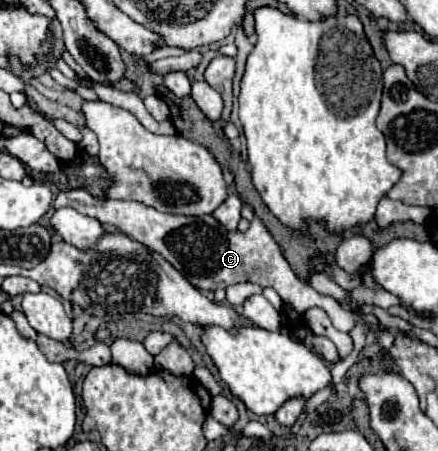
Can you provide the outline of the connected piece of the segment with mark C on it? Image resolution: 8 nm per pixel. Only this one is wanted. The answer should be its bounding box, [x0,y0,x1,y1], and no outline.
[54,189,362,333]

